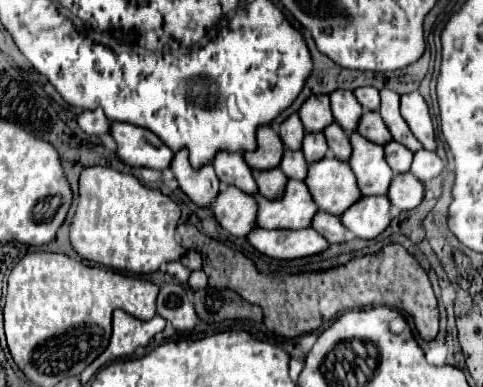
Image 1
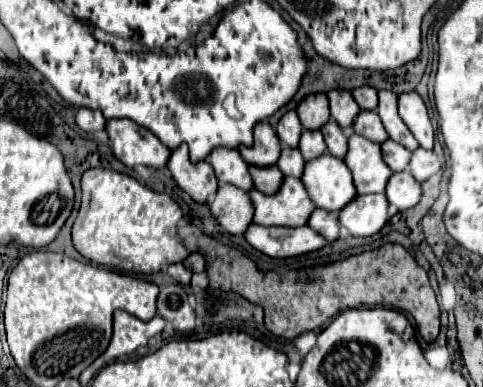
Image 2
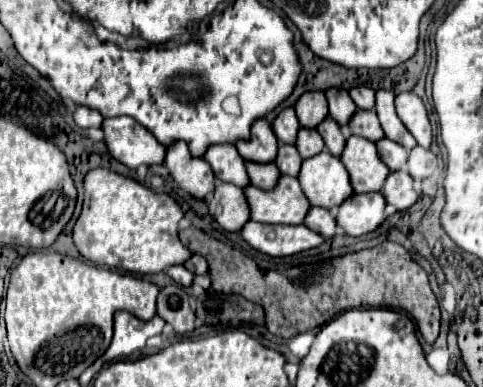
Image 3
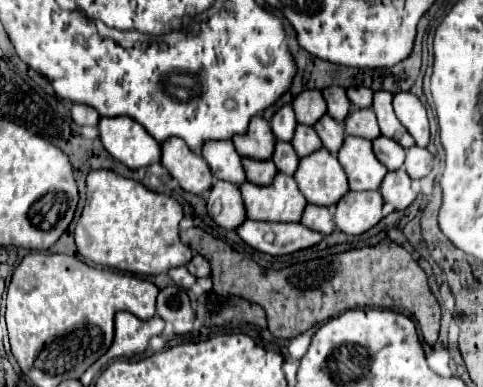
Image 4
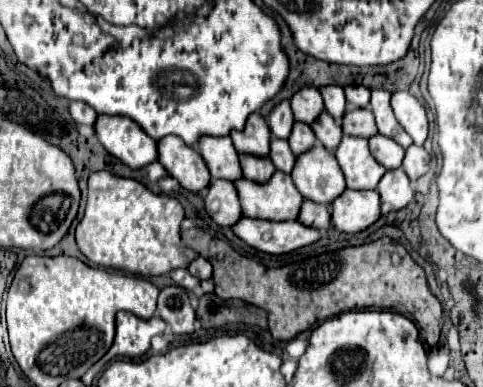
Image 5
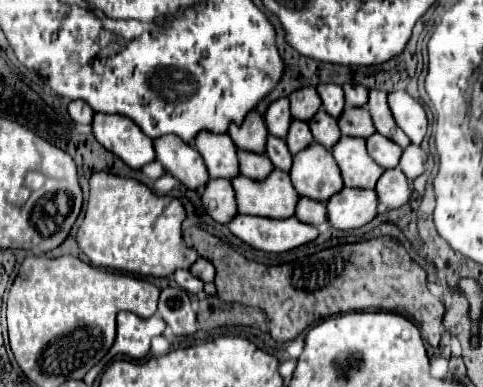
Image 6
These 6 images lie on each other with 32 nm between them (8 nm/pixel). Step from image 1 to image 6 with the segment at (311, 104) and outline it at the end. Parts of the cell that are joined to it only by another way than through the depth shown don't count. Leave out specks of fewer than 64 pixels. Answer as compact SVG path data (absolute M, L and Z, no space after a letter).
M312 86L300 88L300 90L296 90L296 92L290 96L290 112L292 112L292 116L294 116L296 120L310 122L320 108L322 108L320 94L318 94L316 88L312 88Z

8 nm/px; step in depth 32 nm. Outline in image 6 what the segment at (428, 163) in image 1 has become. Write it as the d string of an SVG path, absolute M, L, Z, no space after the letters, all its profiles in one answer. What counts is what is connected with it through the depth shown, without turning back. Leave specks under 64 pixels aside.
M410 144L408 148L404 148L404 156L400 158L400 168L410 180L414 180L426 172L426 160L428 154L420 146Z

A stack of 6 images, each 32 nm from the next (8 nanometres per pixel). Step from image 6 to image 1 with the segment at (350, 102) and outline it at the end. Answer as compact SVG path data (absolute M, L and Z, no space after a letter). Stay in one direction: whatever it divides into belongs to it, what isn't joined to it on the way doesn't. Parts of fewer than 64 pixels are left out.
M364 86L364 88L358 88L358 90L354 90L354 94L356 94L356 98L360 100L360 104L362 104L362 108L368 112L368 110L378 110L380 108L380 92L376 90L376 88L372 88L372 86Z

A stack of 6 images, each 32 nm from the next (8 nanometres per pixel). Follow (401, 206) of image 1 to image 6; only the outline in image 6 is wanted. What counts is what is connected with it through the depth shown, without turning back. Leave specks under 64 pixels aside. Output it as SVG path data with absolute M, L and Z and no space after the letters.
M392 168L392 170L386 170L384 176L380 176L376 184L376 194L380 196L380 202L384 206L400 208L410 202L412 186L400 168Z

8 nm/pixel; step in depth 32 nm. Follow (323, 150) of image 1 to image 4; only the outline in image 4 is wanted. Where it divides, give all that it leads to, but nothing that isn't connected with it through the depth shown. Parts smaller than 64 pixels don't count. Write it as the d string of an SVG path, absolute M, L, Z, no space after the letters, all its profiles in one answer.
M298 124L296 136L292 138L292 146L296 148L298 156L304 158L304 156L310 156L312 152L320 150L322 148L322 142L320 142L320 136L316 134L314 128L308 128L308 126Z

